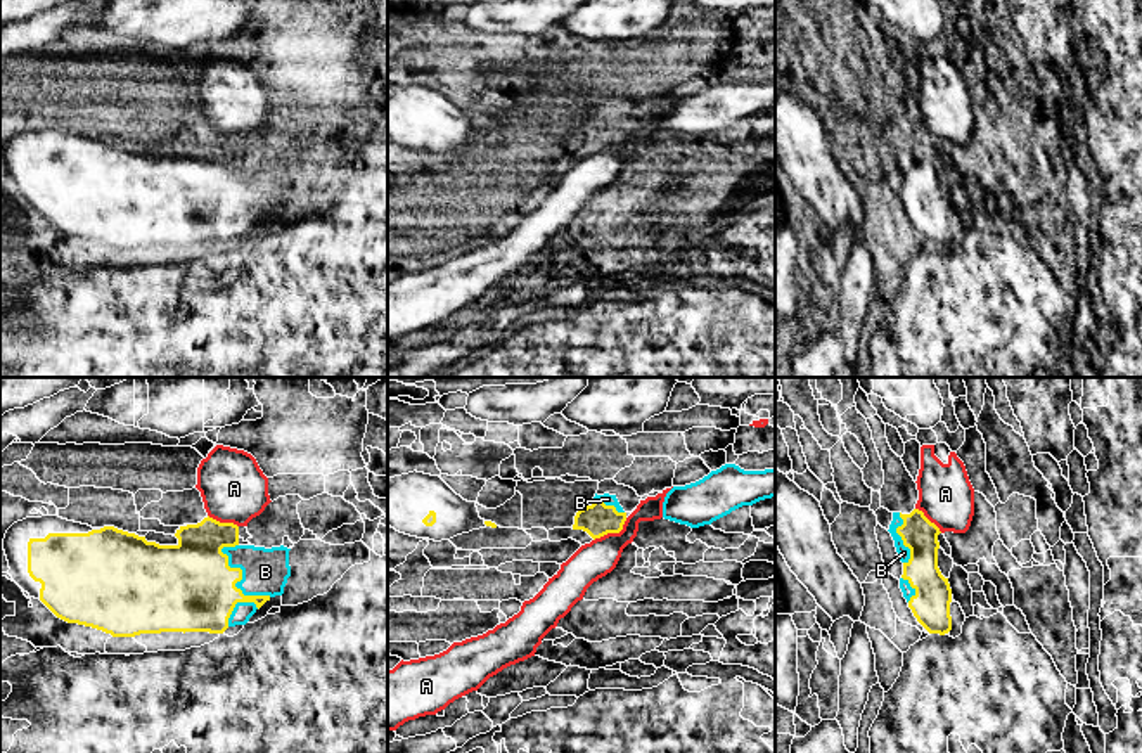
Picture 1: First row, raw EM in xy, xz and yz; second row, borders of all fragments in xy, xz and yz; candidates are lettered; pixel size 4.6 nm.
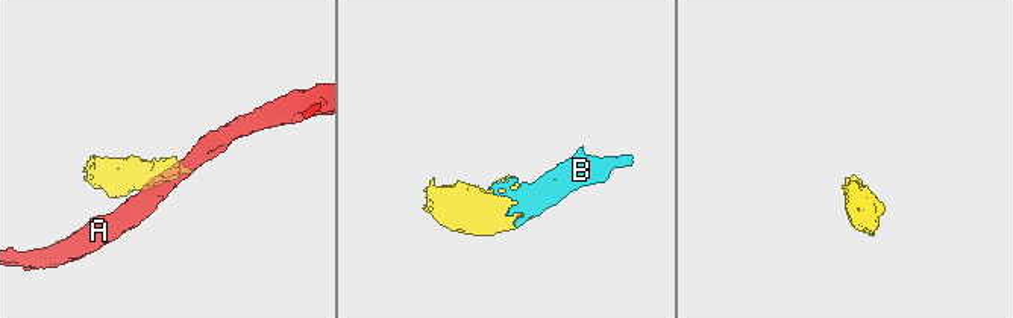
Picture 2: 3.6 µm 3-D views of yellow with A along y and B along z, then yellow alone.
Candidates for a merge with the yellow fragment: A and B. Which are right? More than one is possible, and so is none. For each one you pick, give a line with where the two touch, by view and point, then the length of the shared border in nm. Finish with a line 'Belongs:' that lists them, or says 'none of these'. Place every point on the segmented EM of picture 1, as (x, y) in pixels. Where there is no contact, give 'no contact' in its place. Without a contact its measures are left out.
B: meets yellow in xy at (239, 580); contact 320 nm long
Belongs: B

